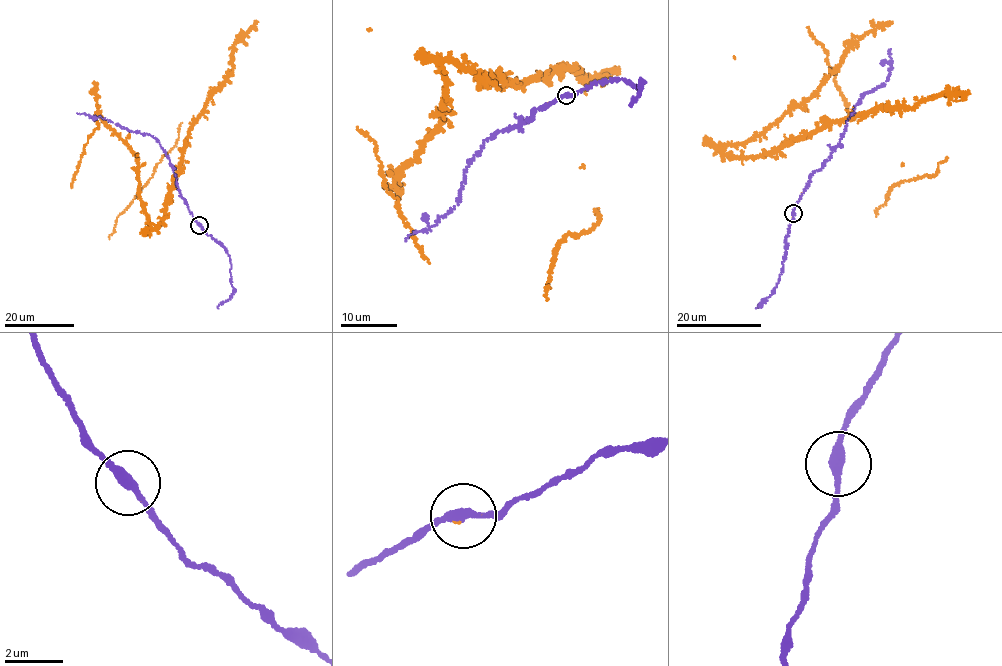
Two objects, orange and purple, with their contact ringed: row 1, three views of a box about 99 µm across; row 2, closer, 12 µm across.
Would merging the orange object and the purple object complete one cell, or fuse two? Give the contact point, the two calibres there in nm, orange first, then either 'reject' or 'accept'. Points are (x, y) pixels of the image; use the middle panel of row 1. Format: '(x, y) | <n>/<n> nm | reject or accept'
(566, 95) | 50/280 nm | accept

